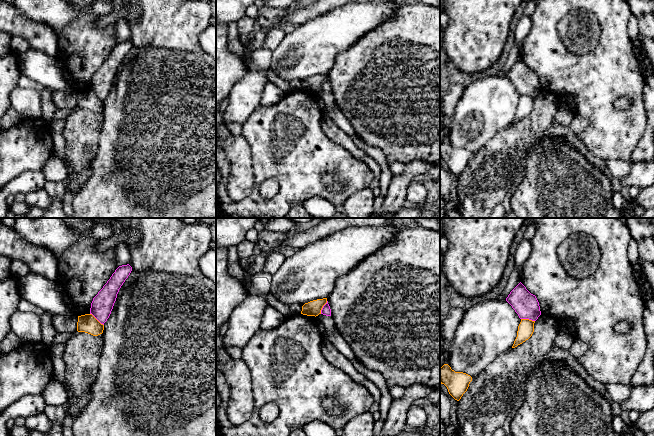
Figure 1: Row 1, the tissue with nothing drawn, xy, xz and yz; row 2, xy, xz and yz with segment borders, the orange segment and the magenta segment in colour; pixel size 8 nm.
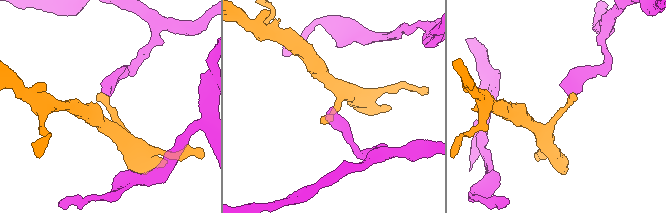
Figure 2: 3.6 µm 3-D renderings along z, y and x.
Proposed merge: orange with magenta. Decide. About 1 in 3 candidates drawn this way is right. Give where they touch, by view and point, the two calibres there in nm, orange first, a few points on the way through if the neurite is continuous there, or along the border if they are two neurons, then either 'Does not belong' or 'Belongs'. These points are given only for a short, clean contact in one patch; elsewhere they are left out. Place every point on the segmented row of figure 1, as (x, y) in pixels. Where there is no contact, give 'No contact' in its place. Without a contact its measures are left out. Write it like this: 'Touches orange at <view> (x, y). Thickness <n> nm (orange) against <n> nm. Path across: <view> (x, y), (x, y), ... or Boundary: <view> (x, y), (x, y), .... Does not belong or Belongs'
Touches orange at xy (96, 319). Thickness 150 nm (orange) against 170 nm. Boundary: xy (90, 313), (103, 325). Does not belong

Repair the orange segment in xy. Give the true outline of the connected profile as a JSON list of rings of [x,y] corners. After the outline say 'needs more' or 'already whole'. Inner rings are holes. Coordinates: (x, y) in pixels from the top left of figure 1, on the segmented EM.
[[[92,314],[78,316],[77,331],[85,332],[93,336],[103,333],[104,325],[101,324]]]; already whole

